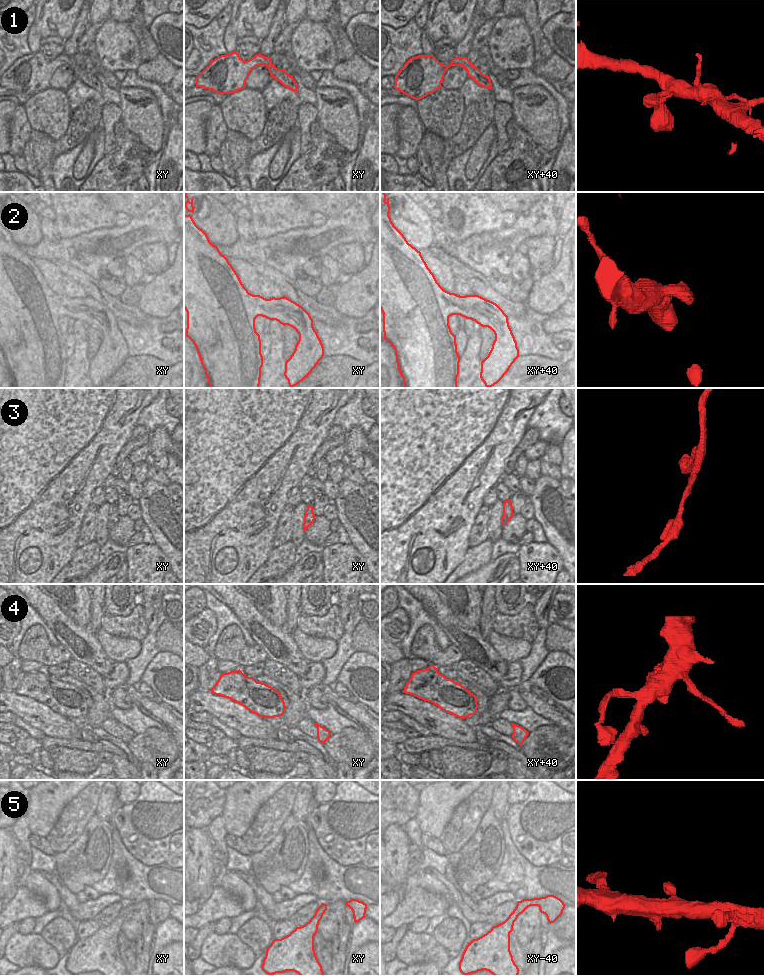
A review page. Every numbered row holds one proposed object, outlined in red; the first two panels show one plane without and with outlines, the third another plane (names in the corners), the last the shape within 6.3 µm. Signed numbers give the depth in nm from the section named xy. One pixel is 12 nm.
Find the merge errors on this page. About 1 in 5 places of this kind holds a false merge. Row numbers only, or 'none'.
4

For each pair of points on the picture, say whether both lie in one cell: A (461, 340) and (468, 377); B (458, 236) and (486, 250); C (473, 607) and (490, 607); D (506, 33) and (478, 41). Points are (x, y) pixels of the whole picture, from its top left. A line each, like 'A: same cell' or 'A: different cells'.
A: different cells
B: different cells
C: different cells
D: different cells

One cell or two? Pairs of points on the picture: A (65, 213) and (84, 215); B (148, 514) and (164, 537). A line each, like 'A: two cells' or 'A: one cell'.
A: one cell
B: one cell

